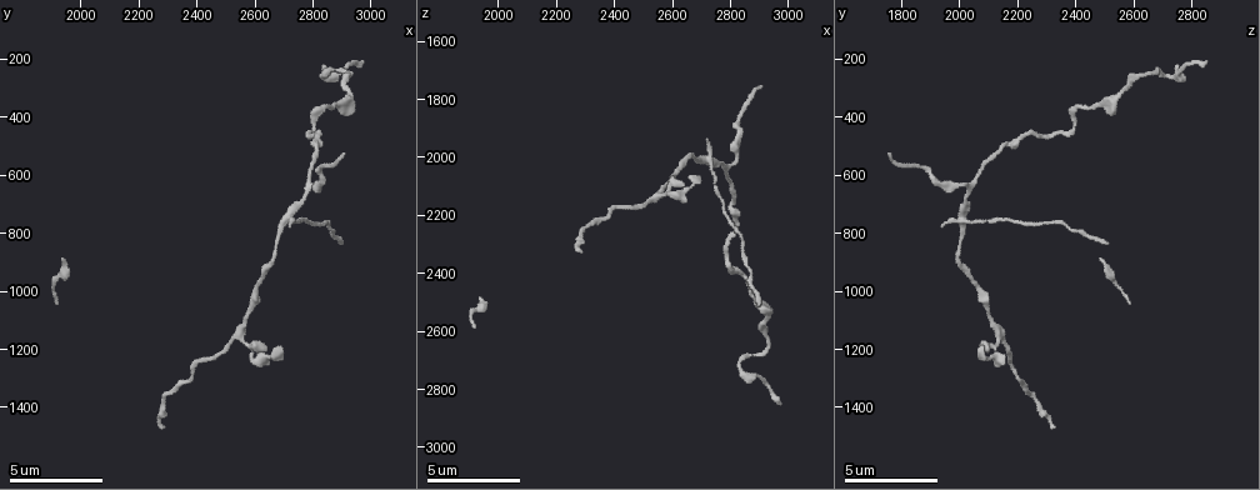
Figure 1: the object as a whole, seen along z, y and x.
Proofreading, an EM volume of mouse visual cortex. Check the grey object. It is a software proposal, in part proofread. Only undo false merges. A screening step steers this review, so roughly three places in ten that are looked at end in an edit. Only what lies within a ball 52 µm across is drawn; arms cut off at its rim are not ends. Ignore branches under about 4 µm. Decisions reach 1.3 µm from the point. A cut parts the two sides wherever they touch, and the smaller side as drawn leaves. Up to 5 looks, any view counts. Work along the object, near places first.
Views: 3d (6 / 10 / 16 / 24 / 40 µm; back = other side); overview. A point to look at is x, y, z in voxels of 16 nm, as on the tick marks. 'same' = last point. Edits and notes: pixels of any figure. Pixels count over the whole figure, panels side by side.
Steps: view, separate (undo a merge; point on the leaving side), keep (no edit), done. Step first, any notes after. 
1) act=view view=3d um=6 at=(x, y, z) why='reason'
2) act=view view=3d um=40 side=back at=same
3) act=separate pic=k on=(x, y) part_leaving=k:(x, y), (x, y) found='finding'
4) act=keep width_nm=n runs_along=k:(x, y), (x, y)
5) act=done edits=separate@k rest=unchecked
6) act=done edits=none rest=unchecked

act=view view=3d um=10 at=(2540, 1150, 2150) why='looks like a crossing'

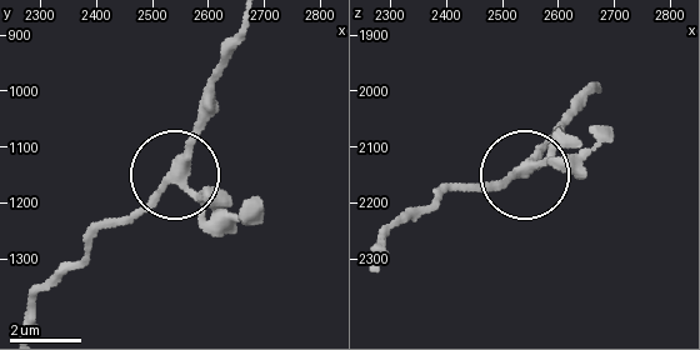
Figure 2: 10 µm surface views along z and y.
act=view view=3d um=10 side=back at=(2540, 1150, 2140) why='other side'

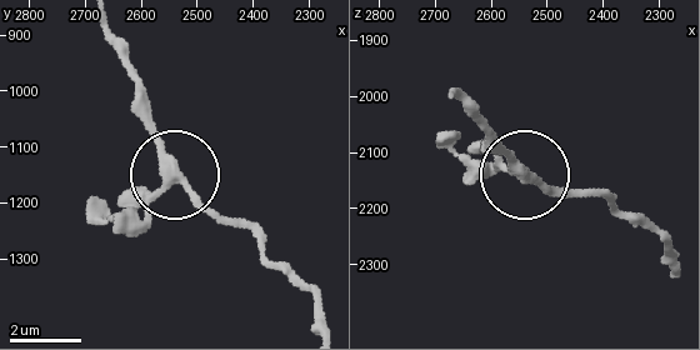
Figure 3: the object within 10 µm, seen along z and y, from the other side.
act=keep width_nm=260 found='all the same cell'

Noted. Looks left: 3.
act=view view=3d um=10 at=(2730, 750, 2020) why='looks like a crossing'

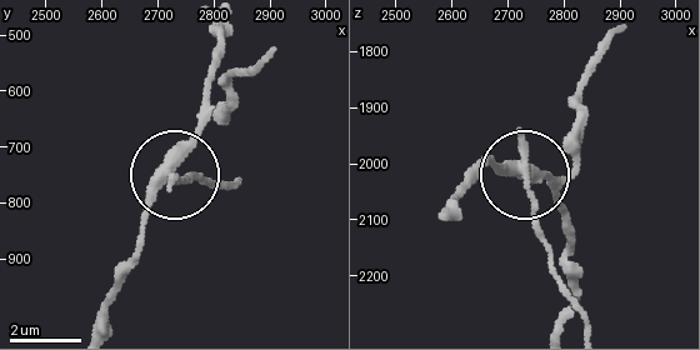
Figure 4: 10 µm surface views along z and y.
act=separate pic=4 on=(533, 223) width_nm=310 part_leaving=4:(525, 174), (540, 243), (585, 324) found='a second cell is stuck on'

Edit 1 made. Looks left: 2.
act=done edits=separate@4 rest=unchecked

